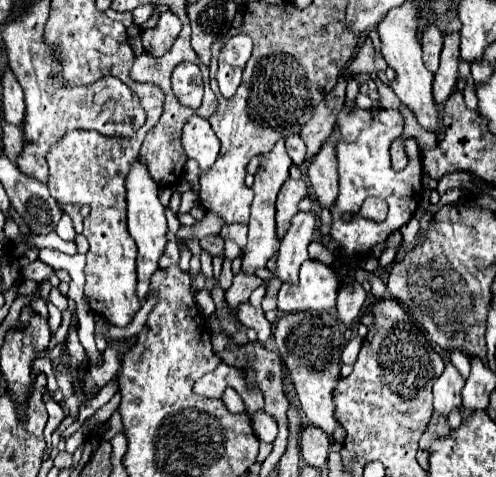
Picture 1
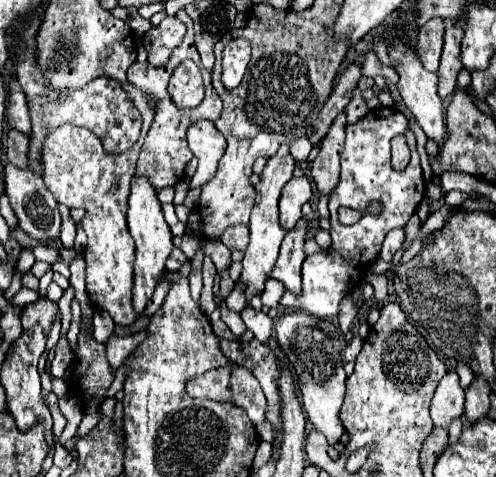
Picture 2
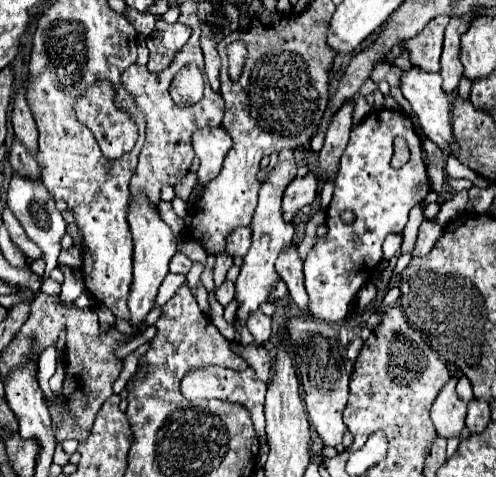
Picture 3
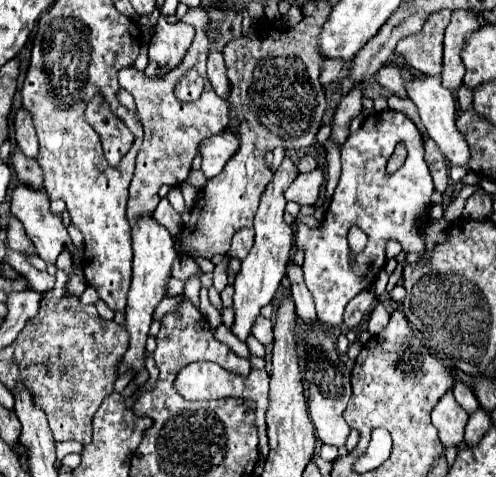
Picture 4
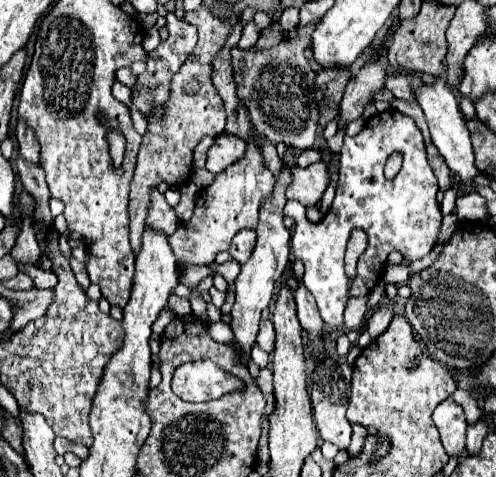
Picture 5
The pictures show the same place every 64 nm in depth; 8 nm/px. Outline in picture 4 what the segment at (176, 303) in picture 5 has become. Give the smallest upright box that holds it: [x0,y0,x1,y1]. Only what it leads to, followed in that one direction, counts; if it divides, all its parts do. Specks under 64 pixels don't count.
[153,295,182,320]

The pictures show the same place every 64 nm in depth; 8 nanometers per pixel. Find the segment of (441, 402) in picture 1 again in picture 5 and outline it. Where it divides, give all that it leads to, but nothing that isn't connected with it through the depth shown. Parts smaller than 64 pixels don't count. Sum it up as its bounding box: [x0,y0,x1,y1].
[432,398,468,458]

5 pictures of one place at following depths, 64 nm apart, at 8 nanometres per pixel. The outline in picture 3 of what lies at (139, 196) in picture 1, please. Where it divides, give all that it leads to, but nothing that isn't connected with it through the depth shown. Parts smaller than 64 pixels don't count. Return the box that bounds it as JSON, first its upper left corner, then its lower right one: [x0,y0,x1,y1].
[128,196,178,336]

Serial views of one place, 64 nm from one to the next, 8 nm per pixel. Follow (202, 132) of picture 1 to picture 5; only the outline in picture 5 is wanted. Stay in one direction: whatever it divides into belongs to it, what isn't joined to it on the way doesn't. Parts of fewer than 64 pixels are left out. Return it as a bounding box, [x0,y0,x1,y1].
[206,134,246,174]

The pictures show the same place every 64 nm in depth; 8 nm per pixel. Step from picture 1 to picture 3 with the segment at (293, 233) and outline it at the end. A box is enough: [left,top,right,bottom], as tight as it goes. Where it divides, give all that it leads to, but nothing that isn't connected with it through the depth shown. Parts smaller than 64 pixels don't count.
[276,246,310,316]

